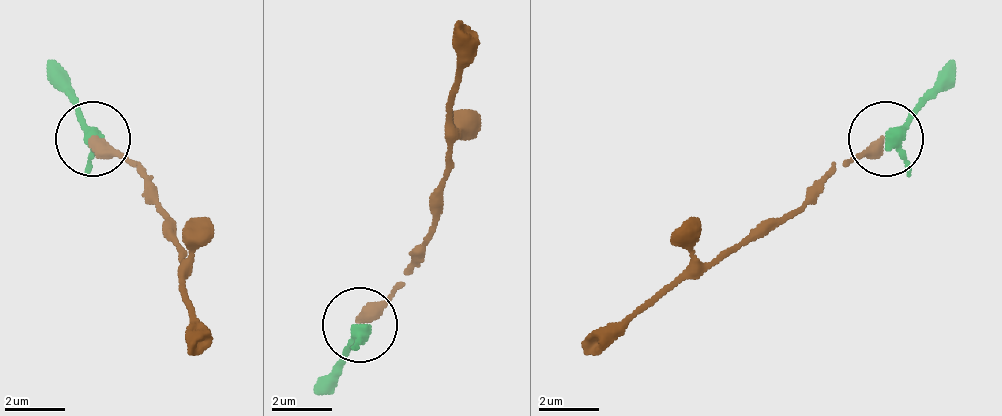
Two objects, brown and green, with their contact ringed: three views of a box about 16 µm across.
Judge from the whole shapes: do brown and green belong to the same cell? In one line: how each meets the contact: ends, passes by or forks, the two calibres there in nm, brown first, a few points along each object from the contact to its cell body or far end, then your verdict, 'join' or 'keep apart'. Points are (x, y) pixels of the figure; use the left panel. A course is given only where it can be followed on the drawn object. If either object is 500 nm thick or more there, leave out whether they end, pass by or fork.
brown ends there; green passes by; 420 nm thick on the brown side, 320 nm on the other; brown runs (94, 137), (169, 220), (184, 265), (192, 347); green runs (94, 137), (49, 62); join

